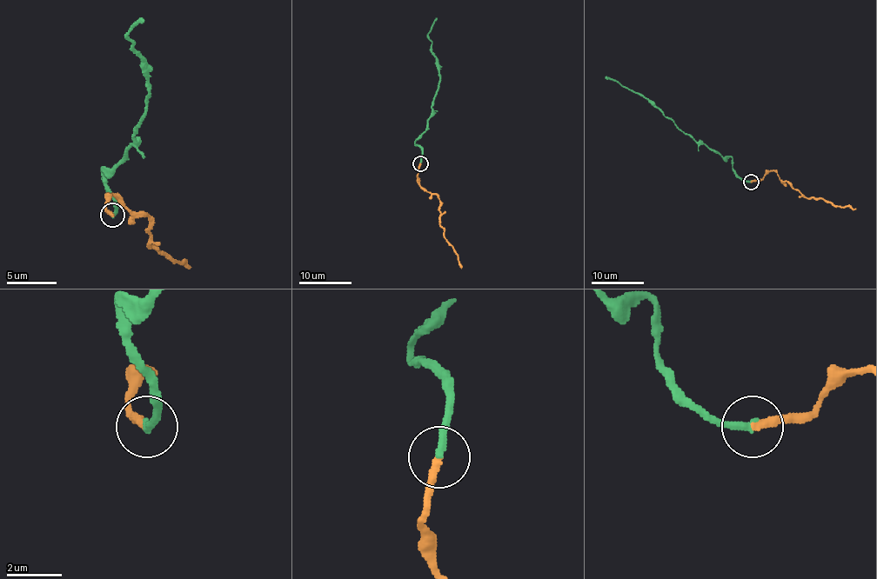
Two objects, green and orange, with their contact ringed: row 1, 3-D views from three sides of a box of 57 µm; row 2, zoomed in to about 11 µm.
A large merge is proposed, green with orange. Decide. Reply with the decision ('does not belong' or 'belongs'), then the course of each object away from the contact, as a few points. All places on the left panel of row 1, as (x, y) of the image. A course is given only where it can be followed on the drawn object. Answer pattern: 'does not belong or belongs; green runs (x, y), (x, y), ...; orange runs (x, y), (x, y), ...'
belongs; green runs (113, 214), (103, 167), (110, 169), (133, 145), (145, 110), (148, 70), (128, 38), (143, 18); orange runs (113, 214), (105, 199), (116, 195), (133, 212), (145, 214), (150, 222), (150, 247), (190, 266)

